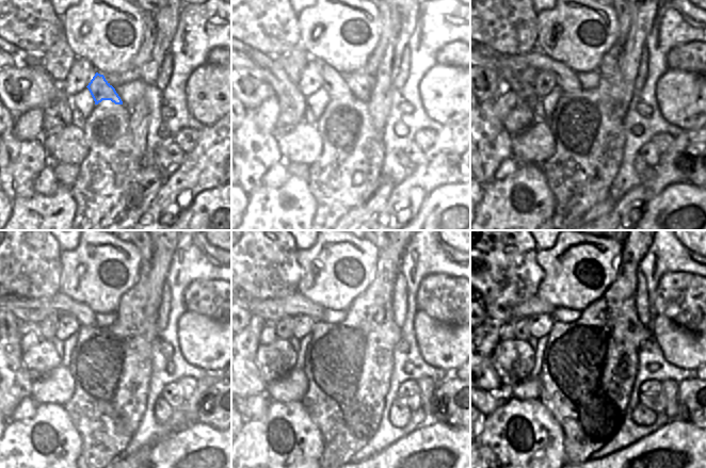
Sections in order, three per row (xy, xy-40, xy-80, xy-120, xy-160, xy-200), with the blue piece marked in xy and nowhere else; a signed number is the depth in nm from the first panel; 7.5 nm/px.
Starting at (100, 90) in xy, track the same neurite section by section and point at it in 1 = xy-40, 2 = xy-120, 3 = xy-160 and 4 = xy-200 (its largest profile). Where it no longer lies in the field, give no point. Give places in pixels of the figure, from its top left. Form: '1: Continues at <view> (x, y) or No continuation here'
1: Continues at xy-40 (334, 83)
2: Continues at xy-120 (28, 310)
3: Continues at xy-160 (270, 310)
4: Continues at xy-200 (534, 306).

